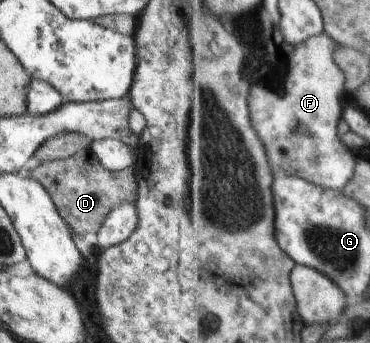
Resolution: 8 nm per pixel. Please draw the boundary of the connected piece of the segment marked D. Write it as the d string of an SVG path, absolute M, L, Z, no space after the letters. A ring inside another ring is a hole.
M88 148L75 152L64 160L42 162L28 172L28 177L36 180L46 190L60 218L79 235L95 232L108 212L122 200L135 200L138 190L136 176L137 171L133 166L118 171L106 170Z

